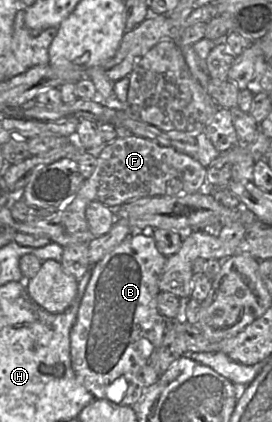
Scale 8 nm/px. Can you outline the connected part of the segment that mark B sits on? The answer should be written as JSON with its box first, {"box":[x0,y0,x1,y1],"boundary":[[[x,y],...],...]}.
{"box":[70,231,173,406],"boundary":[[[139,231],[132,233],[92,266],[90,281],[70,331],[70,354],[77,379],[95,399],[108,400],[107,389],[116,386],[116,380],[123,379],[127,383],[127,390],[122,400],[116,404],[133,406],[145,389],[160,378],[150,364],[150,356],[161,345],[169,321],[173,321],[161,315],[157,308],[157,296],[161,292],[159,281],[166,259],[158,250],[152,233]]]}

